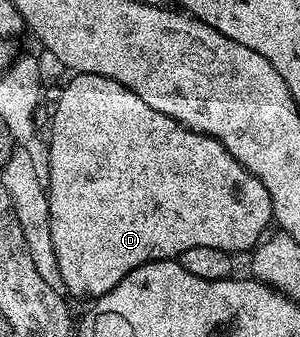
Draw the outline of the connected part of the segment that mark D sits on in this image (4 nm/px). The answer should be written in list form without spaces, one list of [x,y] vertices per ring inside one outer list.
[[[100,75],[70,76],[71,80],[63,87],[59,95],[59,104],[55,107],[55,120],[51,123],[51,139],[49,138],[49,181],[45,184],[49,201],[49,233],[53,233],[53,253],[57,253],[57,269],[61,271],[63,291],[72,300],[87,299],[94,301],[101,298],[109,289],[113,289],[133,269],[146,263],[162,259],[178,260],[185,249],[221,249],[228,253],[235,251],[250,252],[264,238],[267,226],[272,226],[271,198],[257,177],[253,177],[243,166],[228,153],[220,142],[207,135],[201,135],[182,127],[165,113],[157,113],[157,109],[149,109],[137,93],[129,93],[125,85],[117,85],[109,77]]]

